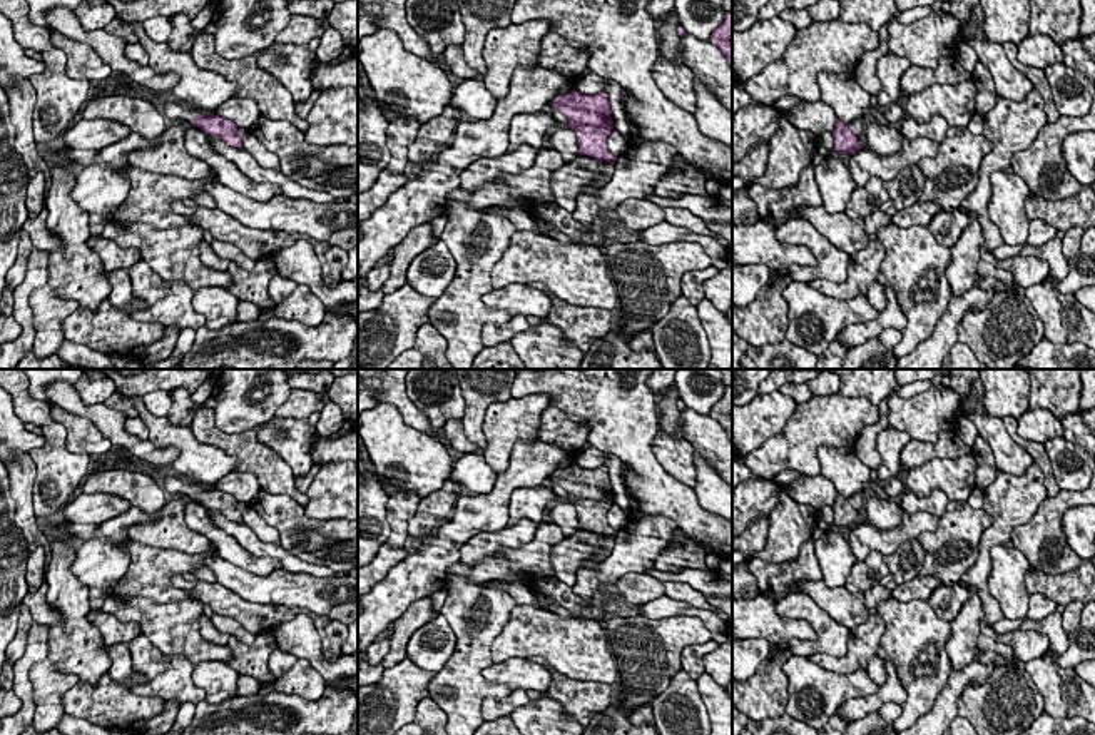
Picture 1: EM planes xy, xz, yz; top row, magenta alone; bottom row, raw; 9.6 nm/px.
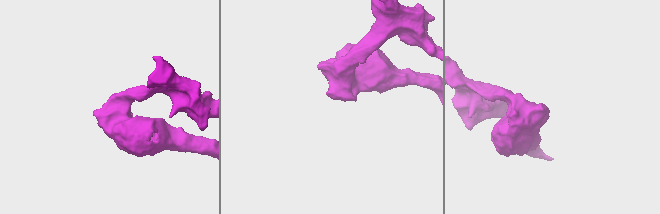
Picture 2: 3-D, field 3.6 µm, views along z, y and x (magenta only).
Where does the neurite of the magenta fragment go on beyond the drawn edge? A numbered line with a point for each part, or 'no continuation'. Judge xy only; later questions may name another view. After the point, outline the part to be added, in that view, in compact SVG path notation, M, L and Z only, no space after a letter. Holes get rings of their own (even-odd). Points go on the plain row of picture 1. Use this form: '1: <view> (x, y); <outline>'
1: xy (174, 486); M167 476L160 481L160 484L169 498L186 496L187 499L191 499L194 493L204 488L202 484L184 476Z

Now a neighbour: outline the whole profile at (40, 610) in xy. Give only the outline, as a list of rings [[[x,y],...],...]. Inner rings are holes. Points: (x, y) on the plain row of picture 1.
[[[43,581],[35,593],[27,593],[22,600],[28,606],[33,621],[38,625],[60,625],[62,615],[47,601],[48,585]]]

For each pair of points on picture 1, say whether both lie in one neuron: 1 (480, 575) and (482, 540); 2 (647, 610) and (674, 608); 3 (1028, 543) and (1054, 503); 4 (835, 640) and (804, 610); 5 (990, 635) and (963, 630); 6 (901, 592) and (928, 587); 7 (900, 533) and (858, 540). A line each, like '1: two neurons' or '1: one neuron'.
1: two neurons
2: one neuron
3: one neuron
4: one neuron
5: two neurons
6: one neuron
7: one neuron

